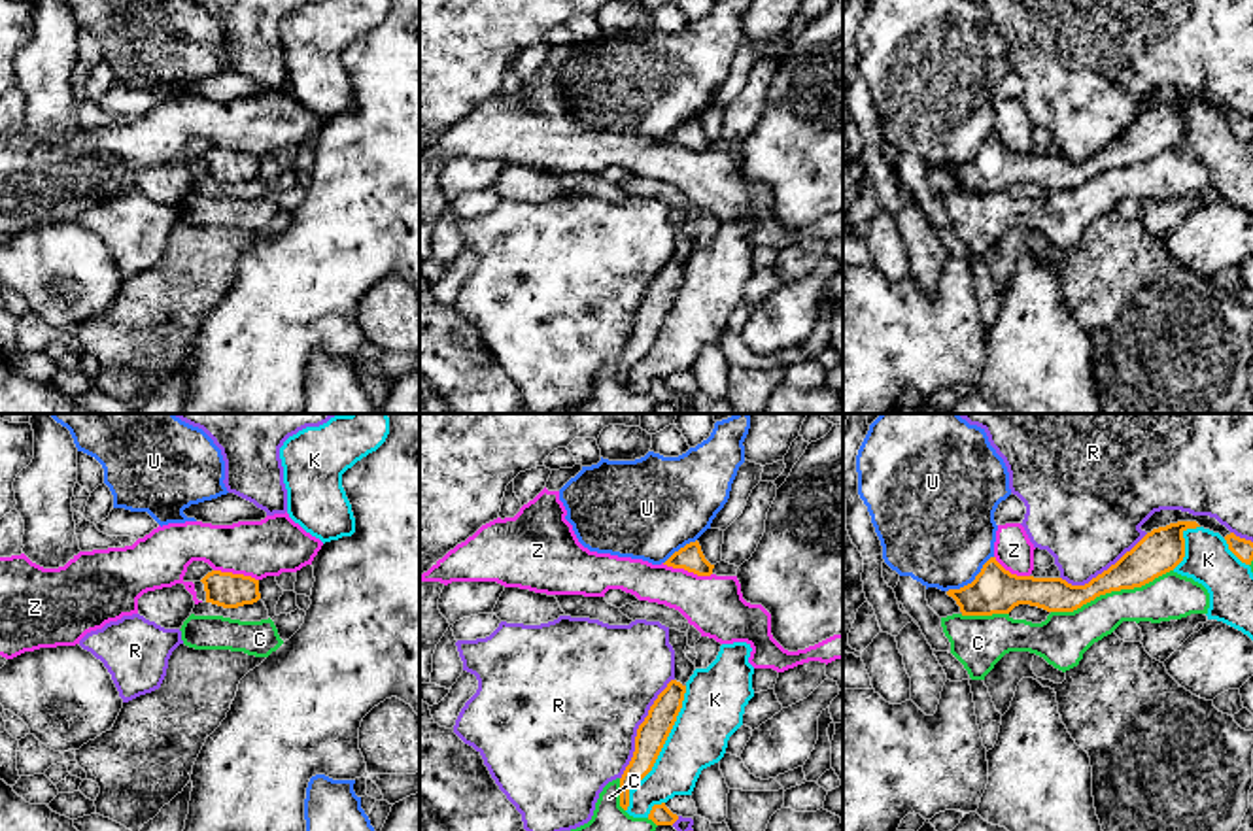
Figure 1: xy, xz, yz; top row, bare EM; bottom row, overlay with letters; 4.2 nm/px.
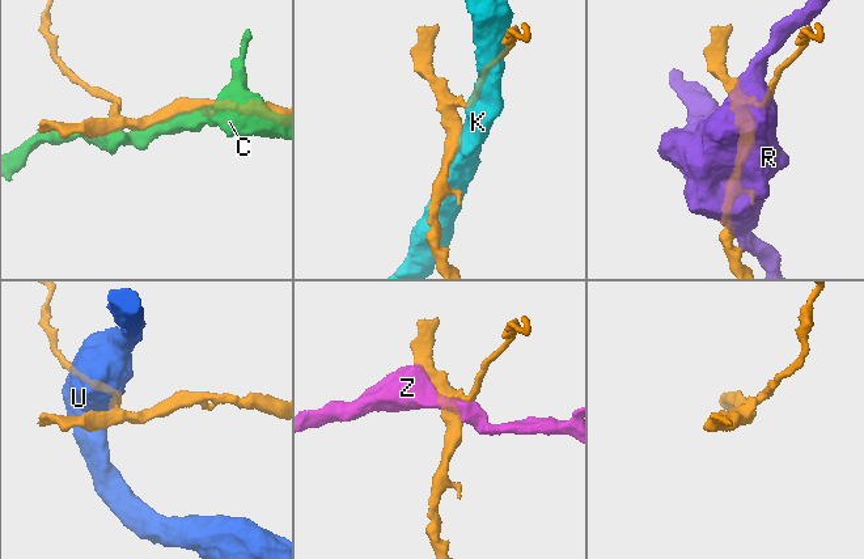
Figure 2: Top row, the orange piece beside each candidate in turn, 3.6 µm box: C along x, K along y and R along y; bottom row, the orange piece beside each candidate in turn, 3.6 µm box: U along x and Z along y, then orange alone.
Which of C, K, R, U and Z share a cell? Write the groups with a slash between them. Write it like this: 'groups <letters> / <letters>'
groups C / K / R / U / Z

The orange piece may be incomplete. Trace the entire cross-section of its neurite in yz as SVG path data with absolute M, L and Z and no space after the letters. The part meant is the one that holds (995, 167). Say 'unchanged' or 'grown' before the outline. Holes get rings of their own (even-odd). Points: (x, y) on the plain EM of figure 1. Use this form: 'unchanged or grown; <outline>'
unchanged; M1177 98L1153 106L1085 162L1072 162L1062 155L1017 153L990 134L971 161L949 166L947 172L956 178L962 193L1009 191L1019 181L1073 189L1100 172L1141 164L1174 147L1185 134L1183 110L1196 104L1196 98Z

